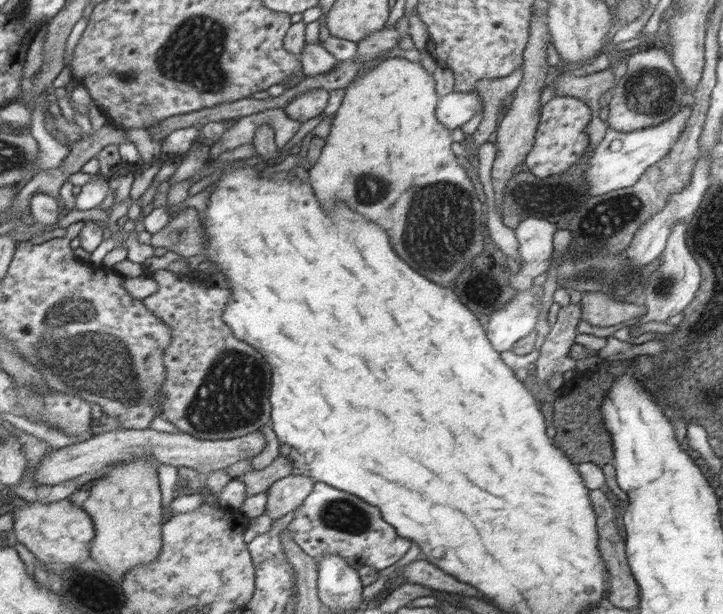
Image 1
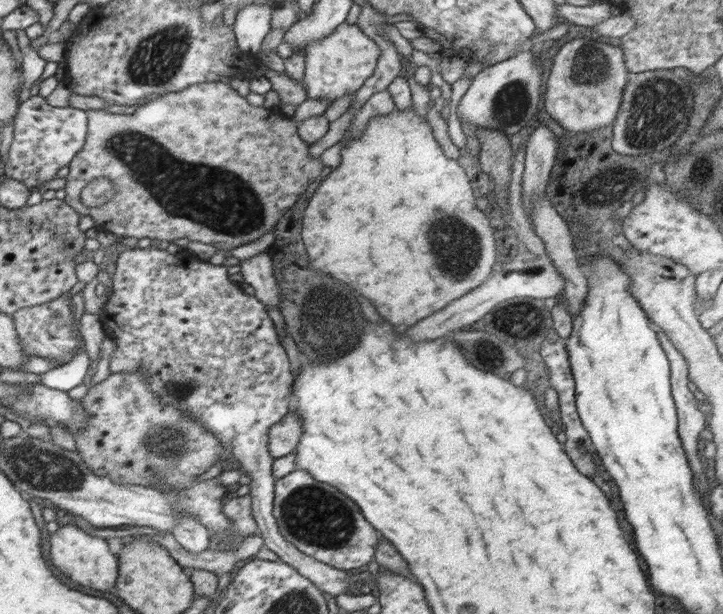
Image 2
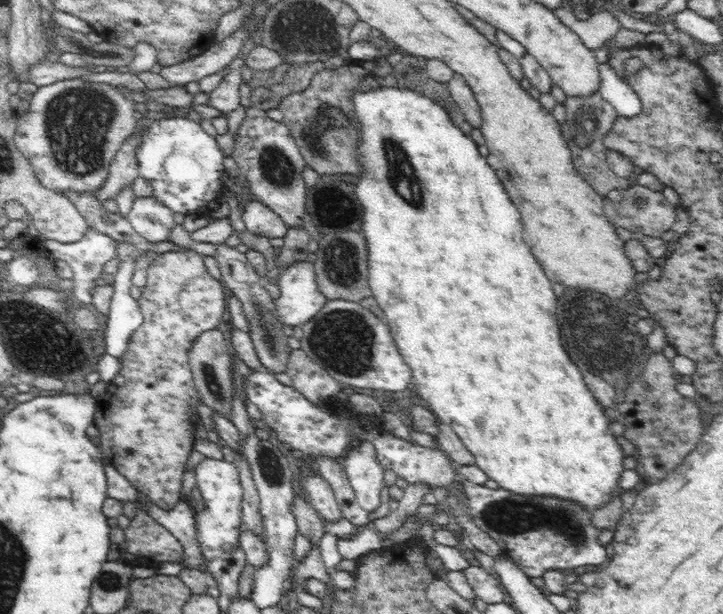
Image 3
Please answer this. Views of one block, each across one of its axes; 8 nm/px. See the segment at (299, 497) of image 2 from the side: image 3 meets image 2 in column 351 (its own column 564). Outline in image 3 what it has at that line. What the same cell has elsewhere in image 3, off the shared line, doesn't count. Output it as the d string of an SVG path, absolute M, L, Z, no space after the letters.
M461 476L460 487L467 498L473 522L496 540L501 554L508 555L529 577L540 578L550 570L604 566L608 554L599 541L601 530L592 525L592 510L584 505L554 496L523 496L499 488L490 490Z

